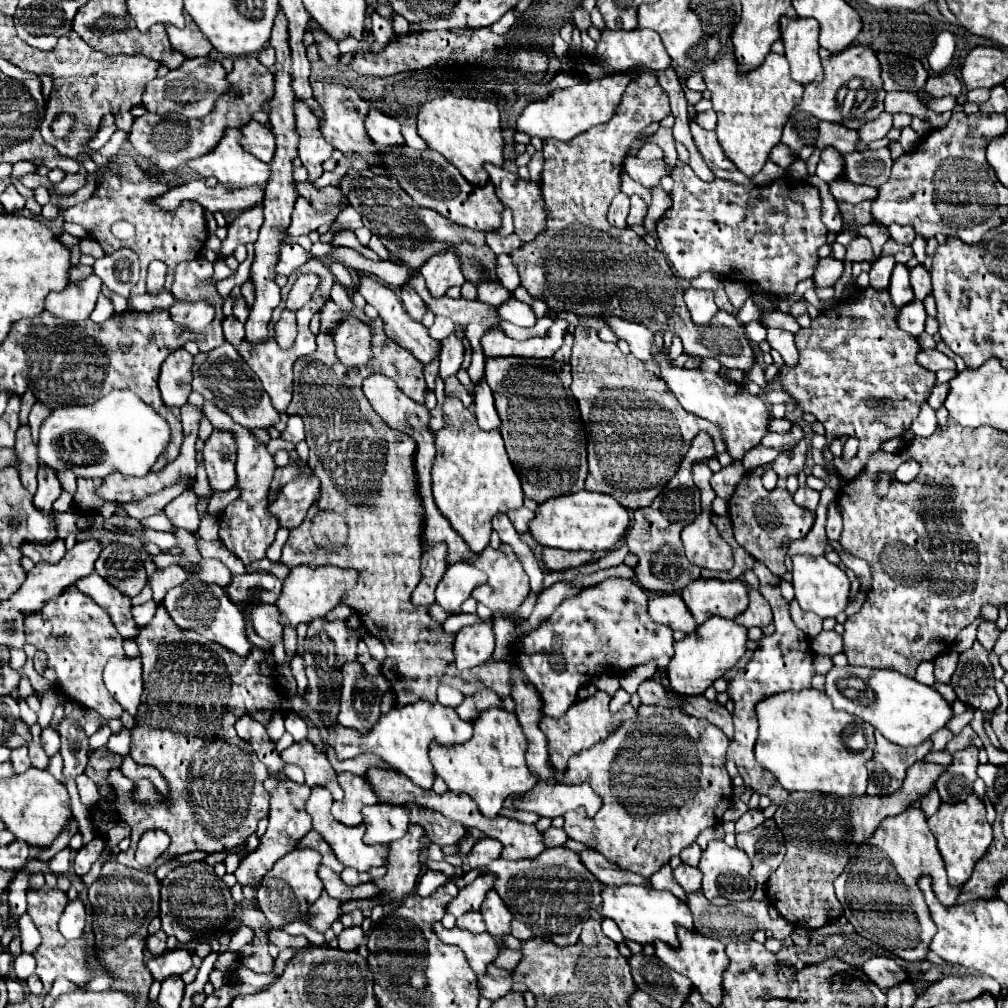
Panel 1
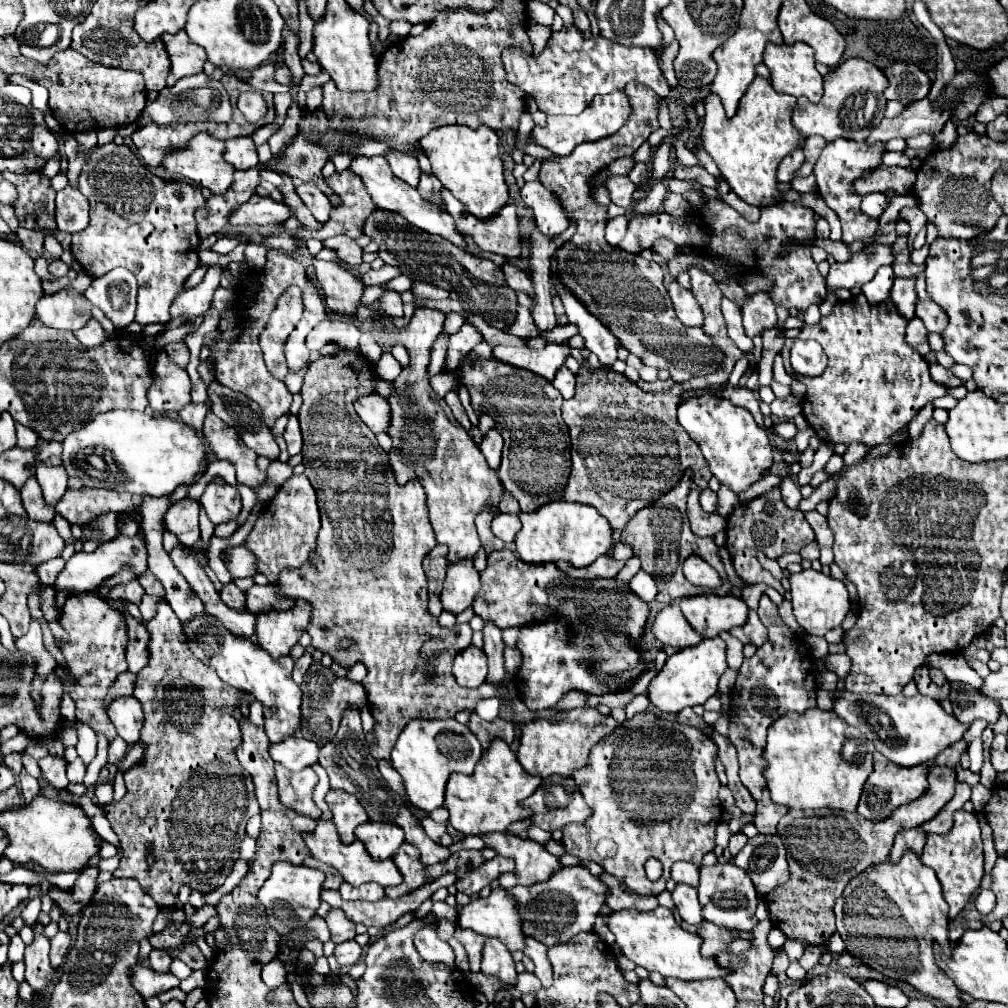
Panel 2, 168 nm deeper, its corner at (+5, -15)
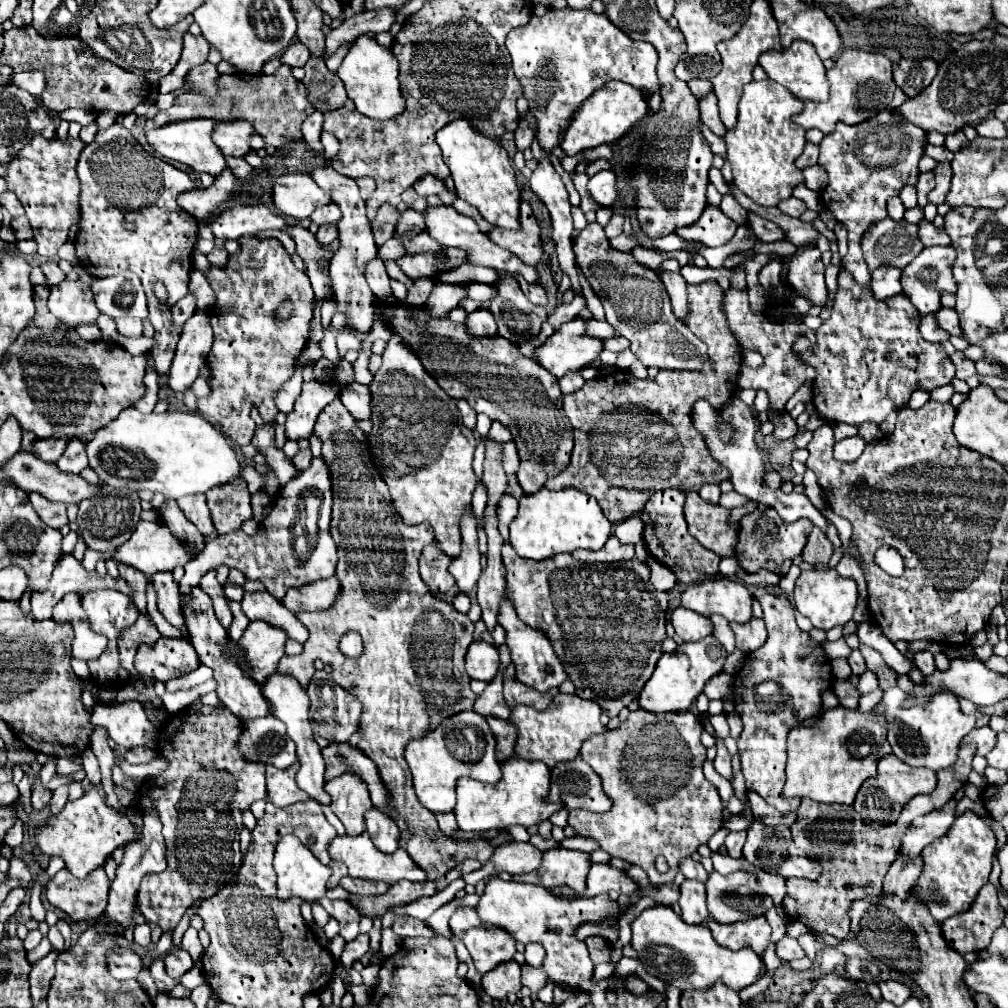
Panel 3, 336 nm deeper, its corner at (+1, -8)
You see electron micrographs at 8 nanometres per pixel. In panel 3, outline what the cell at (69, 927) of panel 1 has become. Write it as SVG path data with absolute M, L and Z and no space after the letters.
M52 949L44 959L36 961L30 971L30 993L34 1007L42 1001L46 1001L50 981L54 977L54 961L58 957L58 951Z

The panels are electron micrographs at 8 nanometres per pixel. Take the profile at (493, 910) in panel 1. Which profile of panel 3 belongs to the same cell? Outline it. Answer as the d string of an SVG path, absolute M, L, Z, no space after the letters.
M506 961L504 965L492 969L492 973L484 973L482 975L484 991L496 1001L502 1001L508 993L518 993L522 989L520 969L522 967L516 961Z

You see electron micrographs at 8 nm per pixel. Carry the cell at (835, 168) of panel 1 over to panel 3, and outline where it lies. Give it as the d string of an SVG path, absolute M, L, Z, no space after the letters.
M888 109L860 125L838 123L836 131L826 135L820 143L818 163L826 169L830 179L822 191L822 201L848 229L848 255L842 261L854 275L854 281L860 285L870 285L870 271L860 251L862 233L876 221L884 219L888 197L898 195L902 185L916 183L918 161L924 155L924 143L926 133L922 129L892 115Z

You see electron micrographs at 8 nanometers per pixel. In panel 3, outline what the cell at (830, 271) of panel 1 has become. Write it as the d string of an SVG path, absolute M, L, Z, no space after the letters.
M878 221L862 237L862 253L870 271L880 265L904 269L922 249L918 225L906 221Z

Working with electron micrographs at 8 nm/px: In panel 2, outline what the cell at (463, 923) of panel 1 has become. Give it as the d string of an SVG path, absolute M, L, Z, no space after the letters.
M456 928L454 938L464 946L468 960L470 960L470 972L480 972L480 960L482 960L482 948L486 938L484 936L476 936L476 932L468 932L464 928Z

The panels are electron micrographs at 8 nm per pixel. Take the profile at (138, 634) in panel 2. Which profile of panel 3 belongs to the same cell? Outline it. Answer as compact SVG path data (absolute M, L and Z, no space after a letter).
M160 637L154 645L140 645L134 665L142 675L168 681L196 669L200 661L196 661L190 641Z

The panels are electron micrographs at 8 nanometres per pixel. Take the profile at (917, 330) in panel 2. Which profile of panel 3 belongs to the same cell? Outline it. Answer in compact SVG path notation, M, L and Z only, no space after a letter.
M932 315L928 317L922 317L920 319L920 333L926 341L932 343L942 343L949 340L950 335L946 331L942 330L936 321L932 319Z

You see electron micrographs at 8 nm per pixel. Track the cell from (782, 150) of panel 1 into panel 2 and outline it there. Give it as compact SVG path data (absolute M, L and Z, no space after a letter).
M796 150L790 156L786 156L778 166L778 180L780 182L792 182L794 172L802 166L802 162L804 162L804 152L802 150Z

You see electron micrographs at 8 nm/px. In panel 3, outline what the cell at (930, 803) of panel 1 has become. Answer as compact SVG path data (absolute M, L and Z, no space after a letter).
M922 856L898 857L884 877L884 891L894 893L905 899L908 891L913 887L923 869Z

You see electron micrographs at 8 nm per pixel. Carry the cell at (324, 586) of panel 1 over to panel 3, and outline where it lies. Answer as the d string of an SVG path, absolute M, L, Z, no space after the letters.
M252 621L238 645L244 649L252 677L262 683L270 673L278 669L280 659L284 657L284 645L288 635L284 629L276 629L266 621Z

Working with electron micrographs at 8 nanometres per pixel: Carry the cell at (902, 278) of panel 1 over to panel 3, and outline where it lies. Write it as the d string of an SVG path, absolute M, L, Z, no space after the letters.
M952 247L922 249L920 257L902 271L904 295L922 315L940 309L940 291L956 291L956 283L950 273L954 257L956 253Z

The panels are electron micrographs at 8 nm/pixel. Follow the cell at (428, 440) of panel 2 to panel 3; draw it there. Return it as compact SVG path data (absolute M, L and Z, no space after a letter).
M394 333L382 353L382 367L376 371L372 383L372 423L374 423L374 433L372 433L372 457L380 465L380 475L388 483L392 501L396 505L396 511L404 519L406 525L416 525L422 521L428 521L434 527L436 541L440 543L440 549L456 557L462 547L462 537L460 537L460 519L464 511L472 507L472 493L478 485L476 473L472 469L472 459L474 459L474 435L466 431L466 437L462 433L462 423L460 423L460 411L454 403L454 399L444 393L444 389L434 381L430 373L426 373L420 357L416 355L414 349L404 341L400 333Z

